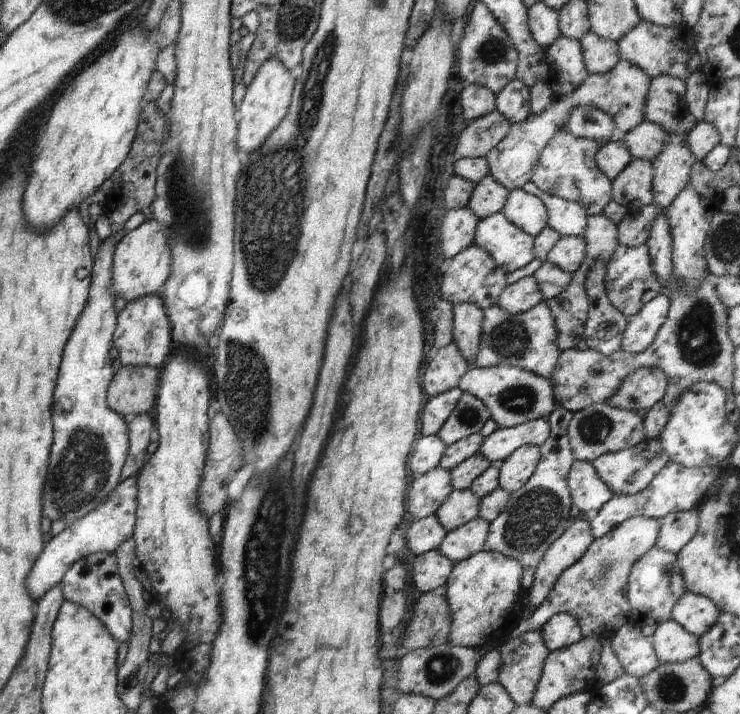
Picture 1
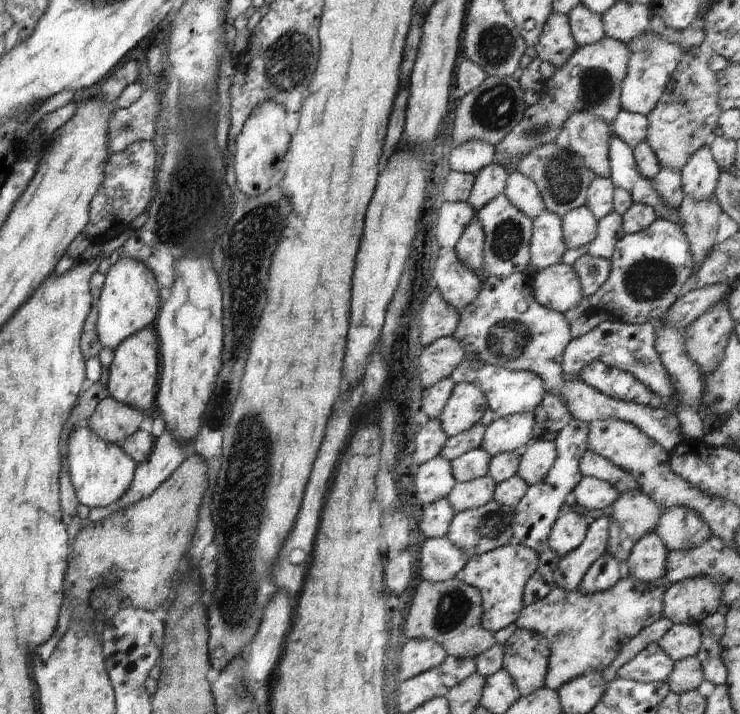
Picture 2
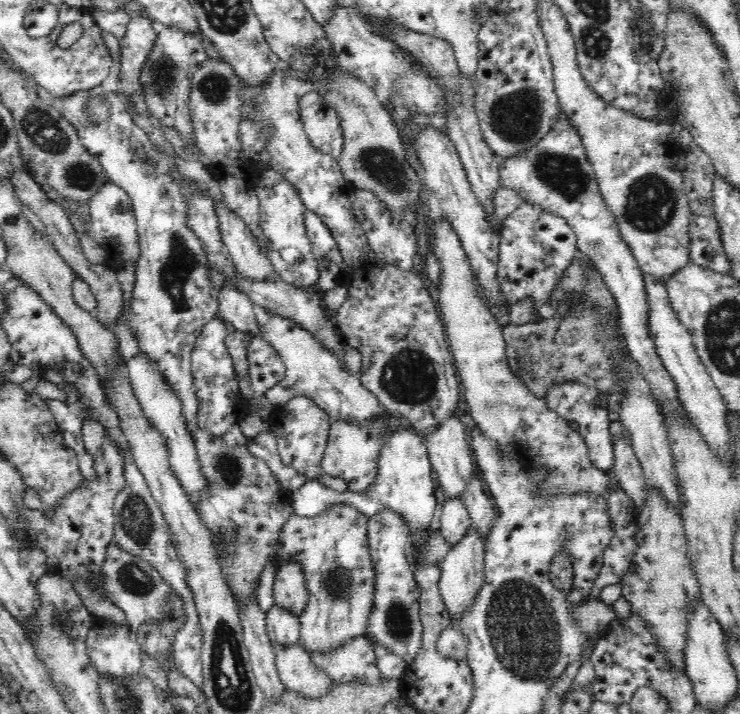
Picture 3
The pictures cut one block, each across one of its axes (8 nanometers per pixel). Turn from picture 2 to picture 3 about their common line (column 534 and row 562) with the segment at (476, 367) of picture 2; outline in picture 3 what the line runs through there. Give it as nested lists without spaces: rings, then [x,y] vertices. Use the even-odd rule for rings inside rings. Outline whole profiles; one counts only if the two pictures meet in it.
[[[382,510],[367,524],[370,554],[376,571],[374,606],[370,612],[366,631],[374,635],[380,645],[390,649],[407,665],[412,664],[422,648],[423,626],[420,620],[420,590],[415,580],[415,571],[406,556],[410,529],[394,510]]]

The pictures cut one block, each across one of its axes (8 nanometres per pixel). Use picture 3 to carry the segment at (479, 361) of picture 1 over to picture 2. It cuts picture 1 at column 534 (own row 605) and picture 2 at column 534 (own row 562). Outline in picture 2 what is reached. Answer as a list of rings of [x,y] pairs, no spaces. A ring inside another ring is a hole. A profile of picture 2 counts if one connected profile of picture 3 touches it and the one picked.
[[[516,273],[506,278],[498,278],[492,275],[485,276],[478,298],[459,313],[458,328],[453,334],[453,337],[464,347],[465,358],[504,367],[511,371],[536,373],[543,380],[547,393],[561,397],[574,419],[580,419],[587,423],[604,419],[618,419],[630,422],[670,454],[684,440],[679,420],[674,411],[659,407],[649,407],[635,402],[619,401],[598,392],[591,386],[587,386],[576,377],[571,379],[565,375],[562,368],[562,357],[566,345],[573,339],[571,325],[564,313],[544,308],[539,302],[536,302],[533,295],[532,280],[533,276],[525,275],[524,273]]]

